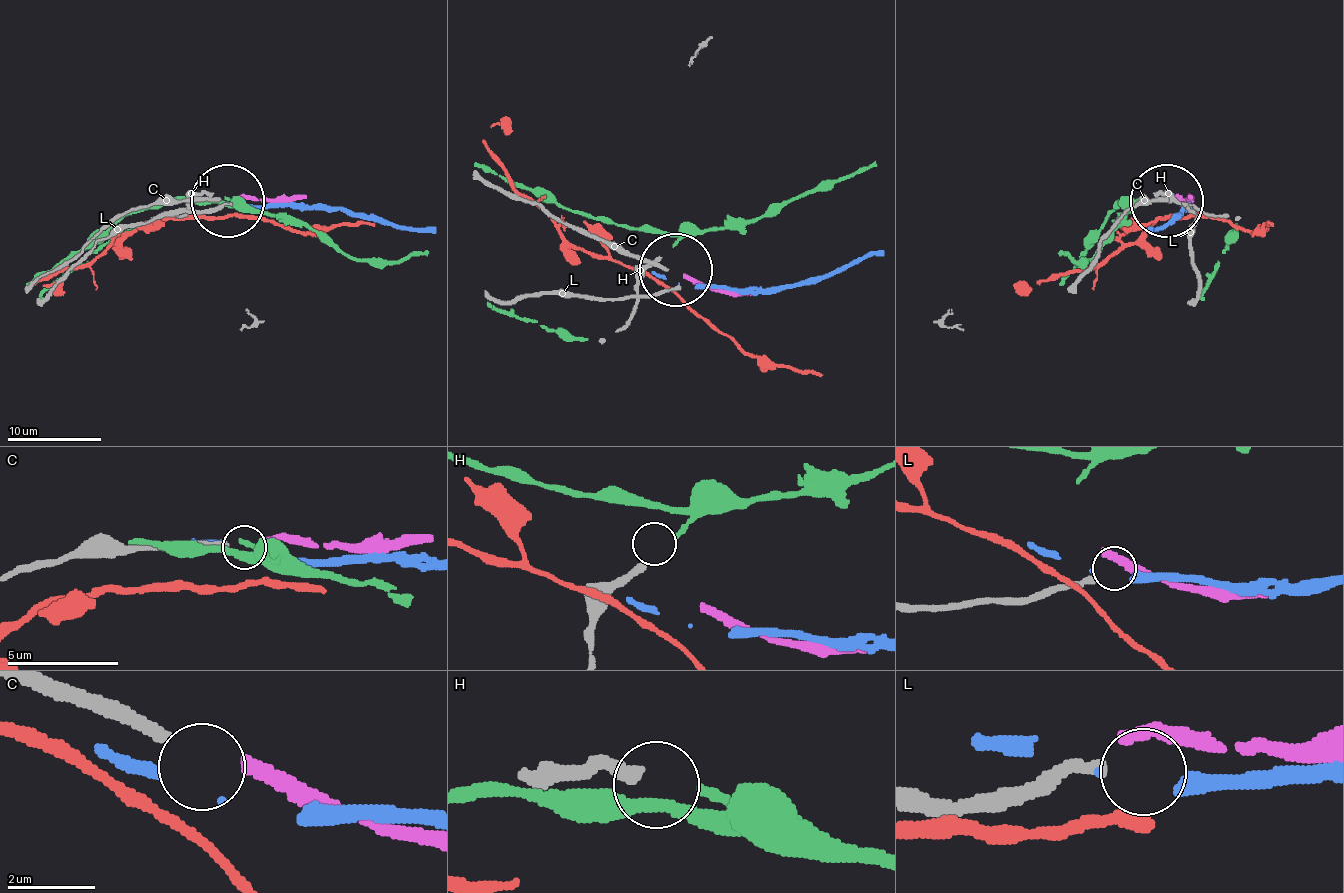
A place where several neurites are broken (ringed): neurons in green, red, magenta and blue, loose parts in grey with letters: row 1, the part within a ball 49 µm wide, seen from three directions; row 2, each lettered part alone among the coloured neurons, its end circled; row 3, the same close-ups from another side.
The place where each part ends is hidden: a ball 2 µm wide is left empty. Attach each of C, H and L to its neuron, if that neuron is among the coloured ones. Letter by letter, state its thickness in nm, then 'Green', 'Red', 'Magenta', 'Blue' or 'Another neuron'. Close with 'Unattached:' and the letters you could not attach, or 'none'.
C: Thickness 300 nm. Magenta
H: Thickness 320 nm. Green
L: Thickness 280 nm. Another neuron
Unattached: L

